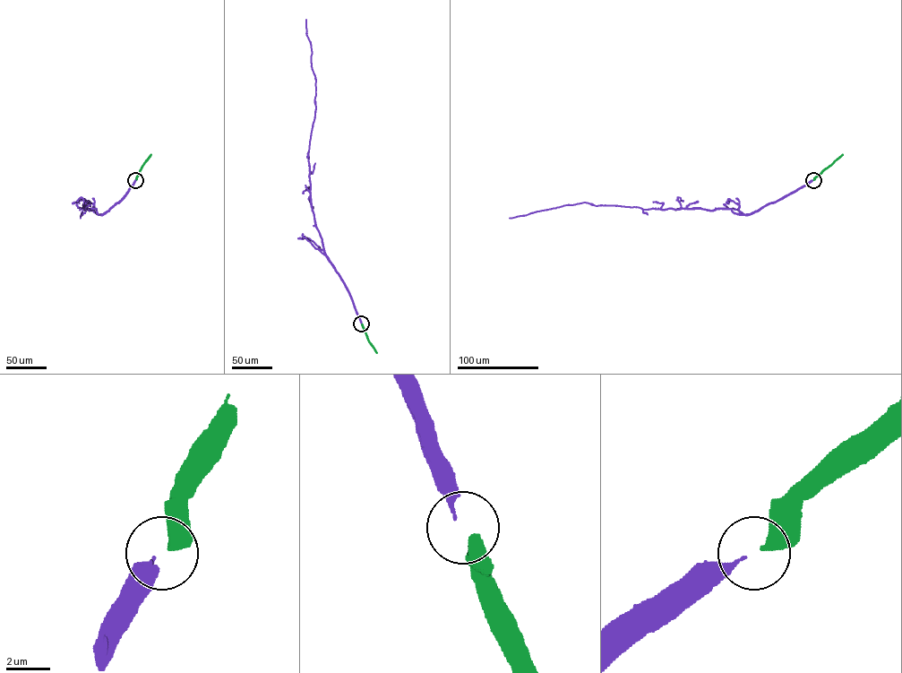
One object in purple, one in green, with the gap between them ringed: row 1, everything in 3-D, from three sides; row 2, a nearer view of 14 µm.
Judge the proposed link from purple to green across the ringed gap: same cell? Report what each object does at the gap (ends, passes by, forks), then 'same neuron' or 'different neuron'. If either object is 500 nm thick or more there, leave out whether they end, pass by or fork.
same neuron

